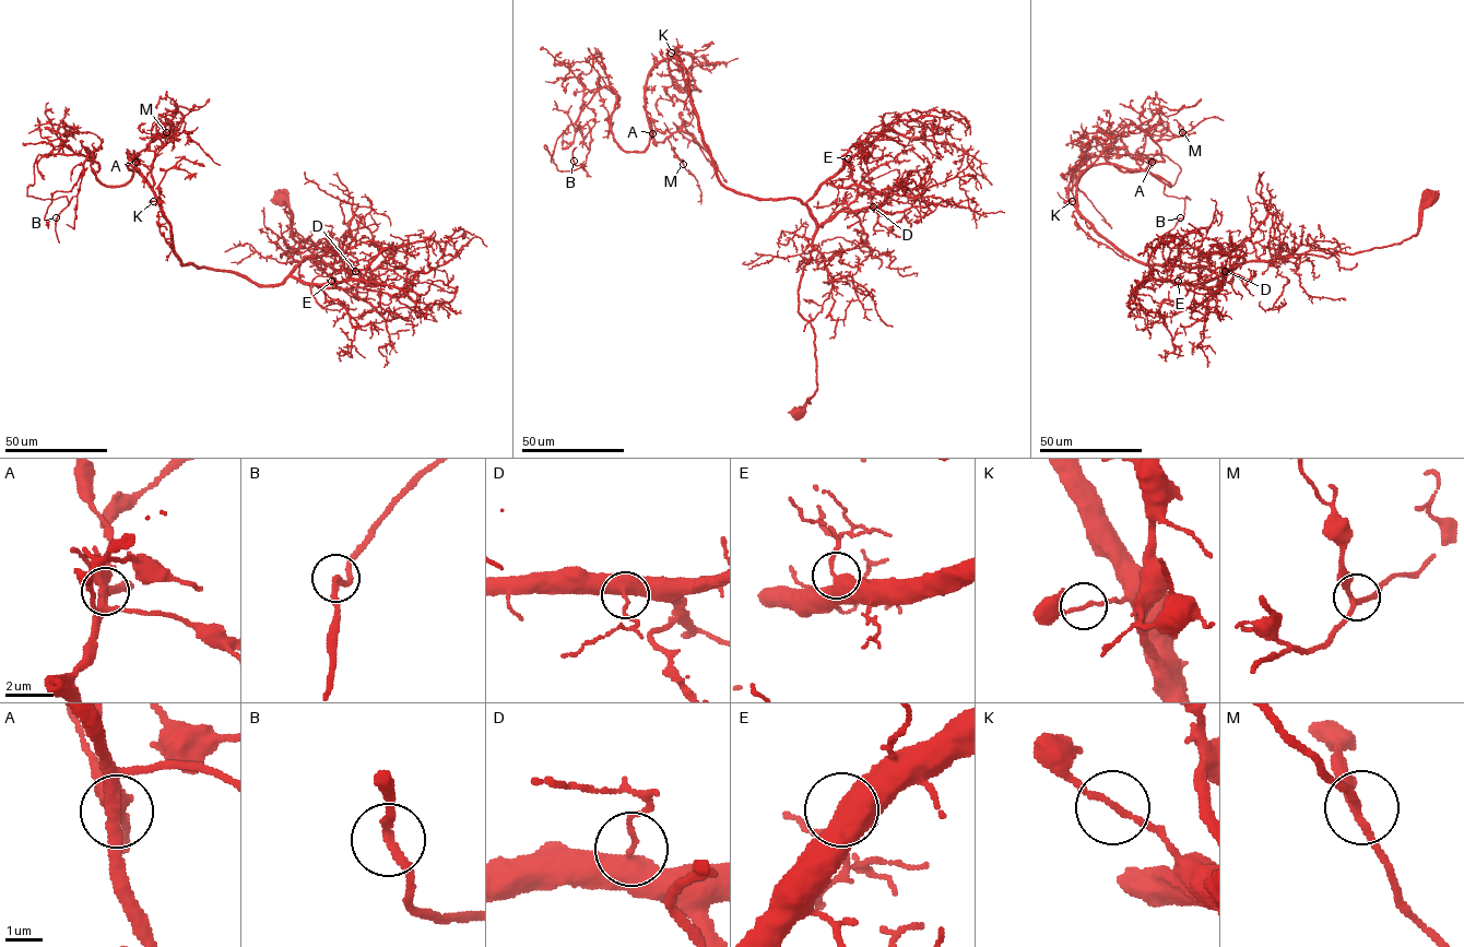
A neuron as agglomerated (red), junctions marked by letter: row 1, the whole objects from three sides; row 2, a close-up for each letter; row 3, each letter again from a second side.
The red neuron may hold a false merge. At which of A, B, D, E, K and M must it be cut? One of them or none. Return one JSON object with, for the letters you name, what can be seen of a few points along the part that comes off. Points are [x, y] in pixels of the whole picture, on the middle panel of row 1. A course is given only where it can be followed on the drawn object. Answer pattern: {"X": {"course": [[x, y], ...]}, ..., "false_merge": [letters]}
{"false_merge": []}

